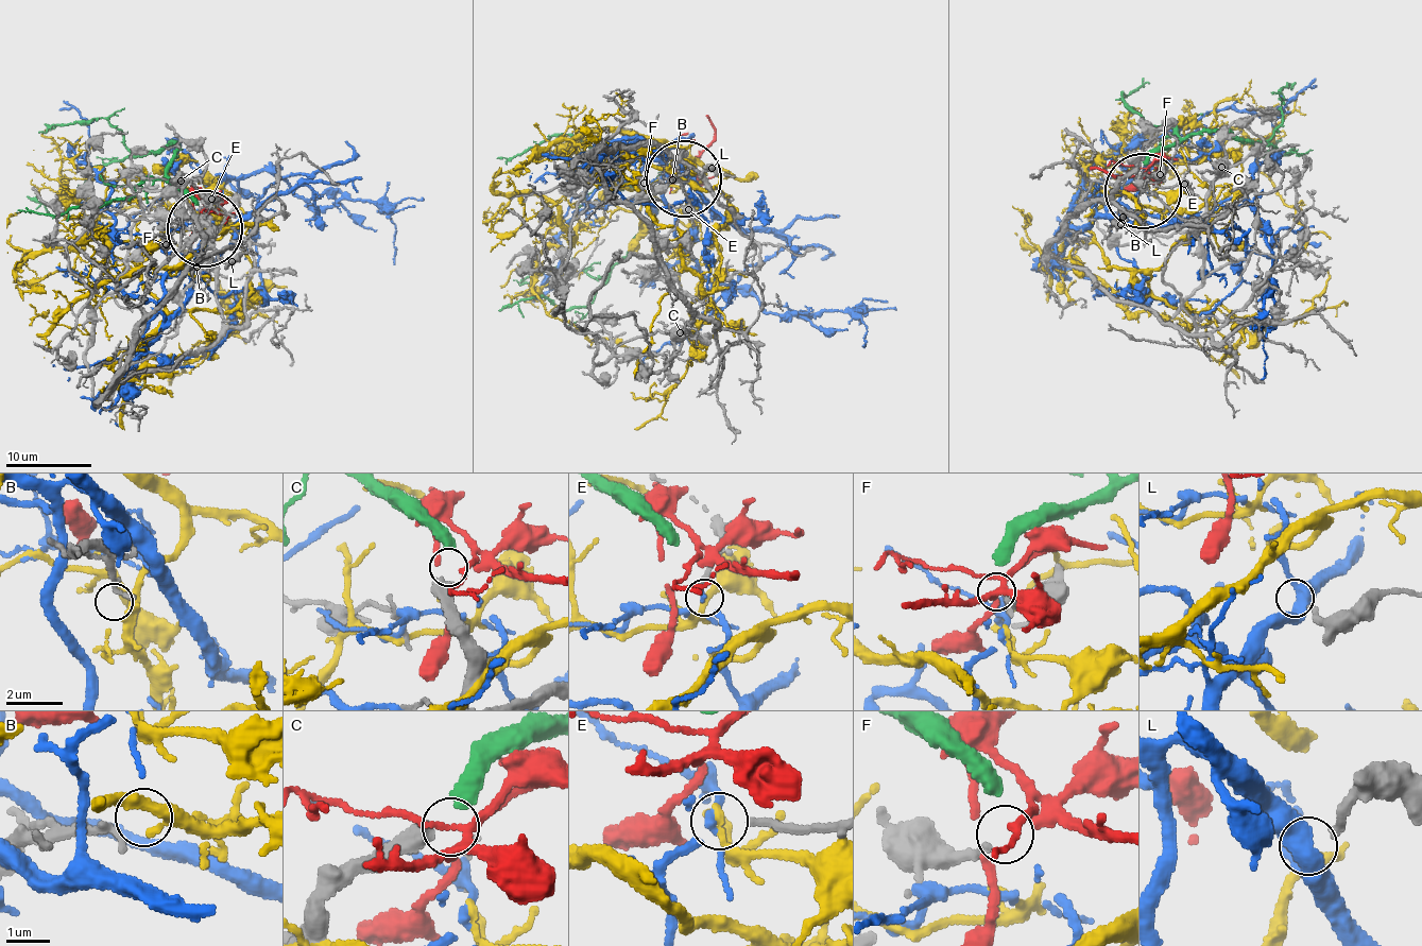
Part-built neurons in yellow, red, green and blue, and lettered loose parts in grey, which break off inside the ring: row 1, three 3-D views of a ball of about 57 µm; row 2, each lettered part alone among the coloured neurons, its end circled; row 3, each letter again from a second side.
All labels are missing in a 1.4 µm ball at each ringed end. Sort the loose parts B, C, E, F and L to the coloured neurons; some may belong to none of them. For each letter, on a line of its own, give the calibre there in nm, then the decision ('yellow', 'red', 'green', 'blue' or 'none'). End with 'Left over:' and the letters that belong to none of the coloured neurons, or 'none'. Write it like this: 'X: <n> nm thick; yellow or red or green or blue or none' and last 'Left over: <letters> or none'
B: 220 nm thick; yellow
C: 440 nm thick; green
E: 180 nm thick; blue
F: 200 nm thick; red
L: 190 nm thick; none
Left over: L

